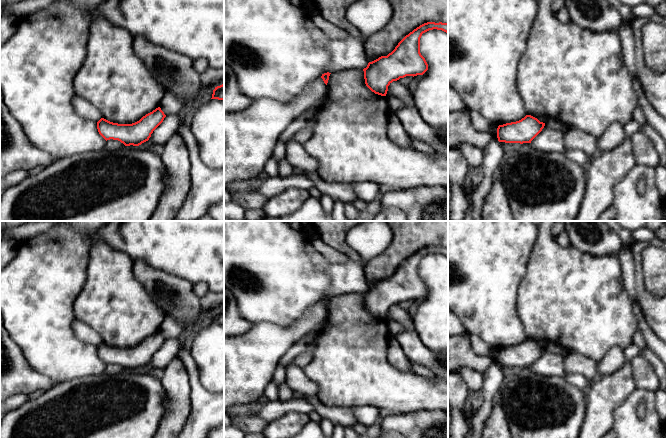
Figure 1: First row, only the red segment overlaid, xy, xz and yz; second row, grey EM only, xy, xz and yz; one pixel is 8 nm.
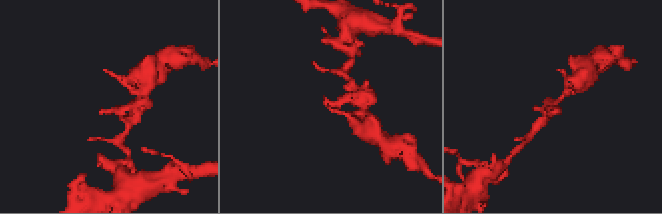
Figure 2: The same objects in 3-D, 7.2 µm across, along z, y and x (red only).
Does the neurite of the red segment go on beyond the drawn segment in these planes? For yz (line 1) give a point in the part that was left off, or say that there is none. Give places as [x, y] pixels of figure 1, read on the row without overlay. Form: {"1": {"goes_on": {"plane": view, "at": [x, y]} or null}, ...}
{"1": {"goes_on": null}}

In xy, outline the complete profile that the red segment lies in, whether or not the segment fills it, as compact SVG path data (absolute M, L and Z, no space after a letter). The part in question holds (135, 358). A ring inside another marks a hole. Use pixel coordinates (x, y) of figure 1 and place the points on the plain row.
M160 331L132 348L118 348L101 342L97 346L99 358L107 365L118 364L125 370L139 370L149 364L153 355L163 346L166 339Z

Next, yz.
M526 339L519 345L499 349L497 362L499 366L505 367L531 367L544 350L545 347L537 342Z

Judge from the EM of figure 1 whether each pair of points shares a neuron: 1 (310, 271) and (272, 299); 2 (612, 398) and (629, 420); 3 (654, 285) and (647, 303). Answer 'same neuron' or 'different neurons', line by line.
1: same neuron
2: different neurons
3: different neurons

